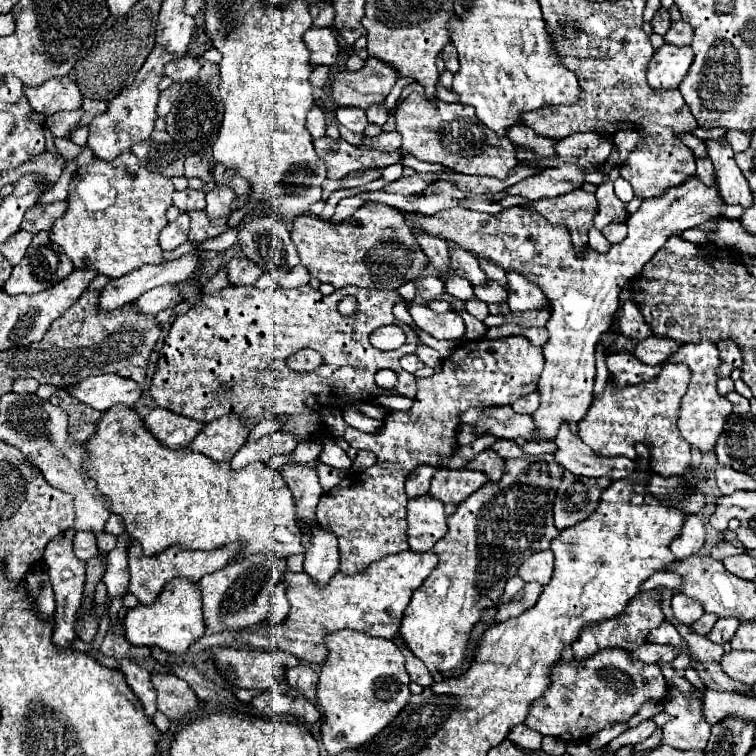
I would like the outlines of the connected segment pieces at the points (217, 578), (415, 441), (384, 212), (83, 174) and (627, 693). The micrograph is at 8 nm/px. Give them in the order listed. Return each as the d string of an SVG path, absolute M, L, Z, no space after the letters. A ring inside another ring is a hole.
M250 555L240 563L230 563L224 569L204 575L196 585L202 593L202 611L206 633L222 633L226 629L244 629L260 623L270 611L270 597L280 573L286 567L286 559L274 559L272 555Z
M512 335L502 339L464 341L452 356L442 362L440 373L416 379L418 393L412 409L390 412L388 423L384 423L378 433L362 433L348 423L328 423L332 435L346 439L350 447L368 449L378 457L376 465L362 473L362 481L348 481L346 477L332 491L324 493L318 503L316 517L320 527L332 531L340 543L340 573L360 573L376 559L408 549L408 497L404 493L408 473L420 465L430 465L436 471L448 469L446 465L460 447L456 429L462 411L470 407L512 405L516 399L536 389L542 367L542 349L530 345L526 337Z
M364 203L342 223L332 223L320 217L302 215L294 219L292 227L292 241L298 247L302 265L310 271L312 277L318 277L322 283L332 283L336 289L346 285L356 287L372 287L372 289L398 289L408 281L416 281L422 277L424 269L428 267L428 257L416 247L416 237L412 229L404 223L402 215L384 203Z
M122 153L112 161L94 159L88 167L78 169L78 177L70 183L68 211L50 229L50 239L64 249L76 269L90 269L110 279L124 277L146 263L166 263L164 251L158 245L158 235L168 225L164 213L172 205L172 193L172 181L148 171L134 153Z
M618 647L604 649L584 661L558 661L552 677L552 685L532 705L524 723L542 735L554 735L564 743L582 743L610 725L626 723L644 703L662 701L664 691L668 691L660 665L642 665Z

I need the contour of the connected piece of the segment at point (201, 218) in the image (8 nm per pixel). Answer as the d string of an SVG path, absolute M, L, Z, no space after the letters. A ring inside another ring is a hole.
M190 211L190 239L196 239L196 241L202 241L202 239L208 239L208 237L216 237L220 233L224 233L228 227L226 227L226 219L218 219L214 223L210 223L206 211Z

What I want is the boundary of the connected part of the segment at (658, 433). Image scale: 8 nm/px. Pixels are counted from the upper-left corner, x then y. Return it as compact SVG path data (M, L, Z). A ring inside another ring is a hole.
M666 363L660 375L656 375L650 383L624 387L620 391L606 387L604 393L594 399L586 417L578 423L578 437L600 457L624 455L634 461L638 459L636 443L644 443L650 451L650 469L656 475L684 475L690 467L690 445L680 437L676 419L688 383L690 371L686 365Z

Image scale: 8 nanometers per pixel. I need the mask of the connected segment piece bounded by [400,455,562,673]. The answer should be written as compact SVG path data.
M530 455L526 459L506 459L506 467L502 479L498 483L488 481L476 493L456 507L456 513L448 519L448 533L434 545L434 553L438 555L436 569L428 575L428 579L414 591L410 605L404 611L404 619L400 625L402 643L434 673L448 673L464 665L466 649L470 641L470 633L474 625L480 621L486 609L496 607L498 597L508 581L520 569L520 563L528 559L536 551L550 549L550 541L560 533L554 527L552 519L552 503L556 497L556 489L560 485L560 465L554 455Z

